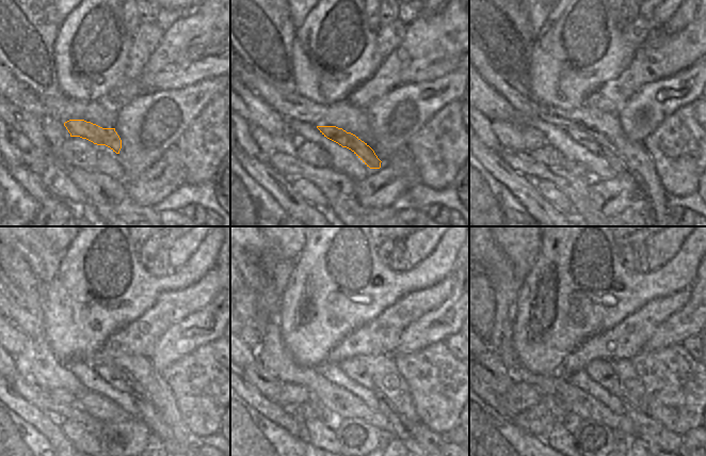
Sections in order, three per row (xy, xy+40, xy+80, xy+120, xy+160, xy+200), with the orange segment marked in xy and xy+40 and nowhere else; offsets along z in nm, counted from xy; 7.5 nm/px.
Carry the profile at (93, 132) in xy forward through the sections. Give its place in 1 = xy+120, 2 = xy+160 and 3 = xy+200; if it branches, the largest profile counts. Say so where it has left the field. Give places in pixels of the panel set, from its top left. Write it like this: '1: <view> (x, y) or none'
1: xy+120 (112, 375)
2: xy+160 (352, 367)
3: xy+200 (600, 371)

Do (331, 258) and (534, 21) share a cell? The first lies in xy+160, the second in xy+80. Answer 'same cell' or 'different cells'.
different cells

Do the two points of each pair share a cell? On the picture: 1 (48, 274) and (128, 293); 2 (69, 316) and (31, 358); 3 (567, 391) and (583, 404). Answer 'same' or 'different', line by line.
1: different
2: different
3: same

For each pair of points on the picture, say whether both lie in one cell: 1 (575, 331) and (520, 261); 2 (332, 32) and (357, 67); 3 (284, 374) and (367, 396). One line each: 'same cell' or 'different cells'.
1: different cells
2: same cell
3: different cells

